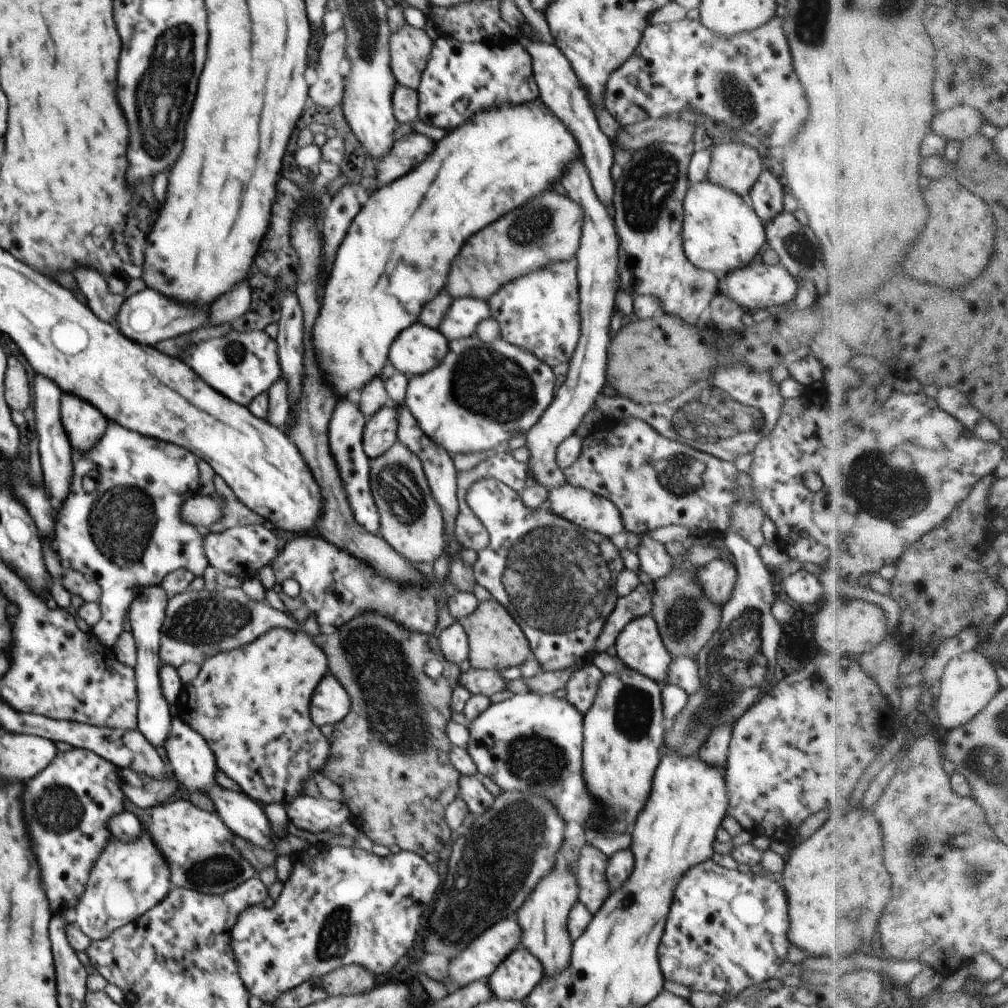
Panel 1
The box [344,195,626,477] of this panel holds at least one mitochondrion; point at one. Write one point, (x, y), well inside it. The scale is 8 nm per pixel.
(485, 381)

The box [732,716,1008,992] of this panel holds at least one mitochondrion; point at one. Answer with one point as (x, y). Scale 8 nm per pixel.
(924, 843)

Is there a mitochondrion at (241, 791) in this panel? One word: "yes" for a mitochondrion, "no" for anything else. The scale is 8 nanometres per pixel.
no

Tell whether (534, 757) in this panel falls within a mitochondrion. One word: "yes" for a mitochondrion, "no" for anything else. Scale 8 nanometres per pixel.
yes

